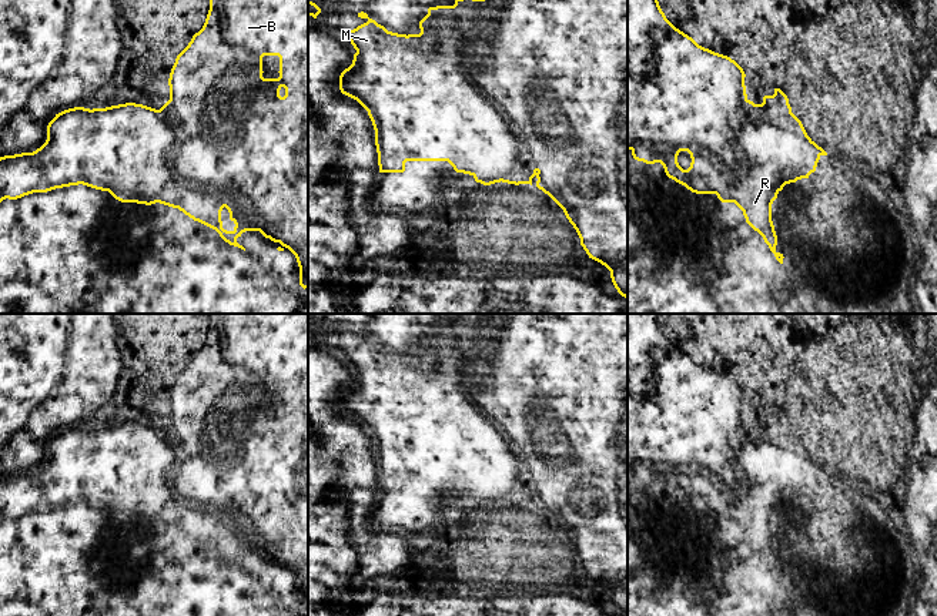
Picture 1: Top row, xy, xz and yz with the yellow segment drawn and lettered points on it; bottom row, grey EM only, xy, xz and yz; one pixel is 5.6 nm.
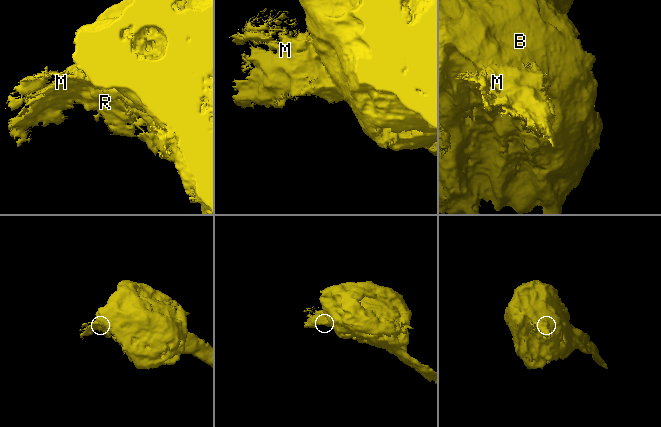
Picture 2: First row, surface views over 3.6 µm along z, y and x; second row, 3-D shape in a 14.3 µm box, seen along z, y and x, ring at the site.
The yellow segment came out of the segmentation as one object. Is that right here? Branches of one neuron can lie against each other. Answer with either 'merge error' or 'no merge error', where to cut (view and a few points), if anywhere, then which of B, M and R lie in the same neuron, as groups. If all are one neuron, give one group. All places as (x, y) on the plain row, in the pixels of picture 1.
merge error; cut in xz along (479, 318), (495, 350), (458, 422), (494, 421), (536, 489); B / M R

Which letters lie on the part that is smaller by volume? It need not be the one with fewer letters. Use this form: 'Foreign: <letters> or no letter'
Foreign: M, R

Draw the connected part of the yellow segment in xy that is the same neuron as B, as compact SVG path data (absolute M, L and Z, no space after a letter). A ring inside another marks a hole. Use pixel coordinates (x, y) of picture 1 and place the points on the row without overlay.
M210 314L210 329L203 348L177 375L171 388L171 421L183 443L194 446L175 473L175 489L191 500L214 505L228 515L248 516L255 526L255 546L274 562L288 568L299 586L299 605L308 607L308 314ZM262 376L280 376L280 396L262 396Z

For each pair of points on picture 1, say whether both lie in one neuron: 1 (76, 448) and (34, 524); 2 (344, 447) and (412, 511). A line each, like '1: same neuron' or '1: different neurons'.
1: same neuron
2: different neurons

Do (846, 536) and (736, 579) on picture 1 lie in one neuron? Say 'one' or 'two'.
one

